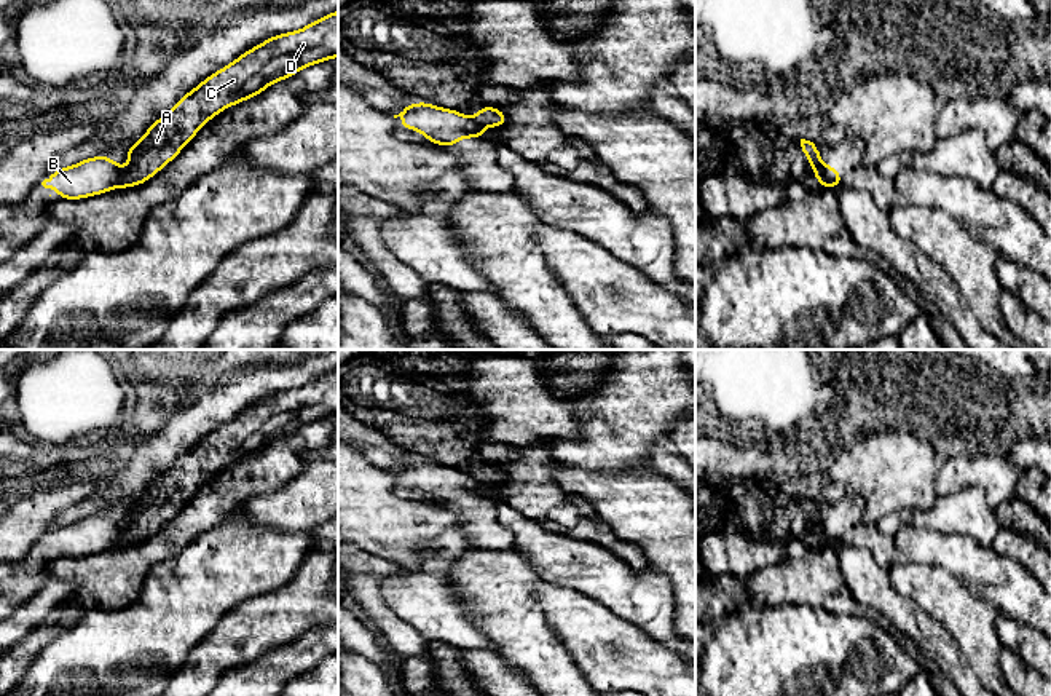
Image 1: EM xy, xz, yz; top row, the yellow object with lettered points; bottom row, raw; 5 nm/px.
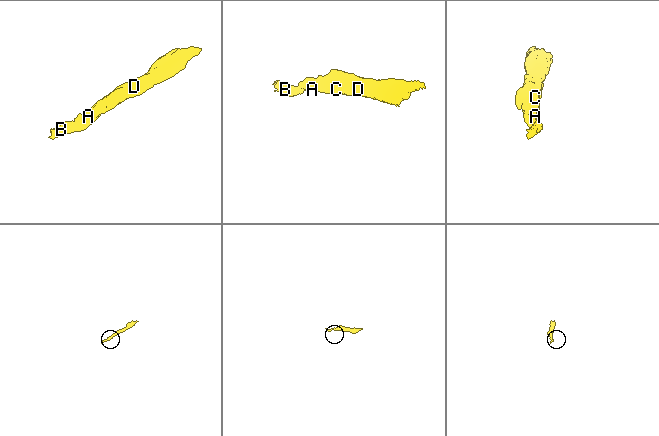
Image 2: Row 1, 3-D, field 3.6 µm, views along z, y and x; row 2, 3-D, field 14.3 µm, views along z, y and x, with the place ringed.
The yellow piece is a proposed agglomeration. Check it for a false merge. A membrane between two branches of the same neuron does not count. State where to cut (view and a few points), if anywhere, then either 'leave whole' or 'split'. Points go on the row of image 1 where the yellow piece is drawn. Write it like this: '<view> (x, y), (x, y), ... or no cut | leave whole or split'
yz (822, 165), (826, 185) | split

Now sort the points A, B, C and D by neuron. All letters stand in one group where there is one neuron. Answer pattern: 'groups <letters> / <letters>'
groups A C D / B

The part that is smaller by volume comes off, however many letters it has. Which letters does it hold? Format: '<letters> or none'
B

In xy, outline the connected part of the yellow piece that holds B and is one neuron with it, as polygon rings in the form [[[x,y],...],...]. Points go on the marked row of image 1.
[[[108,155],[93,156],[53,171],[41,185],[54,188],[61,200],[83,200],[118,188],[123,171]]]

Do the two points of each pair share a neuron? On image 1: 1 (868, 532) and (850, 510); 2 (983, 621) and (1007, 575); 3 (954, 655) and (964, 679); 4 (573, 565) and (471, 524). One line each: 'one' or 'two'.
1: one
2: two
3: one
4: two

